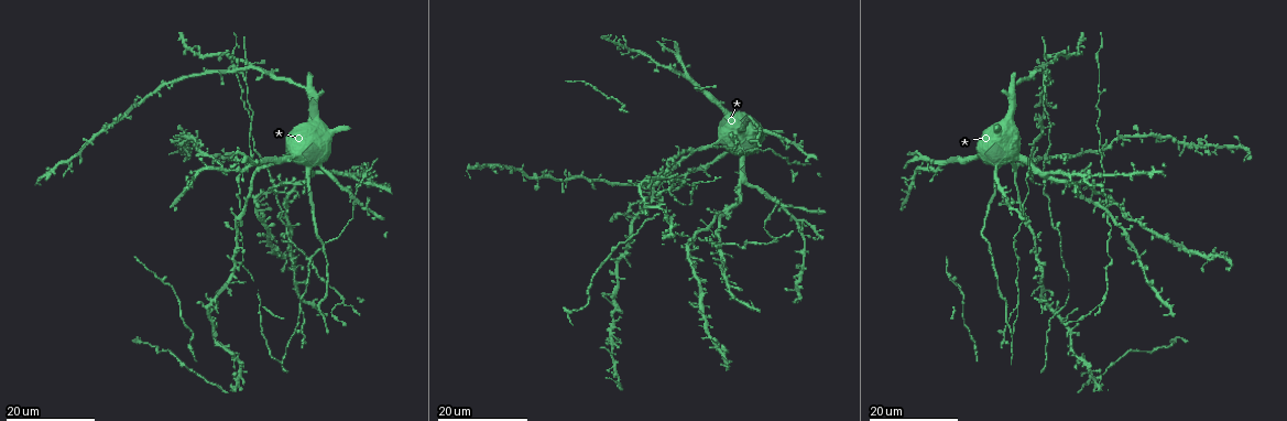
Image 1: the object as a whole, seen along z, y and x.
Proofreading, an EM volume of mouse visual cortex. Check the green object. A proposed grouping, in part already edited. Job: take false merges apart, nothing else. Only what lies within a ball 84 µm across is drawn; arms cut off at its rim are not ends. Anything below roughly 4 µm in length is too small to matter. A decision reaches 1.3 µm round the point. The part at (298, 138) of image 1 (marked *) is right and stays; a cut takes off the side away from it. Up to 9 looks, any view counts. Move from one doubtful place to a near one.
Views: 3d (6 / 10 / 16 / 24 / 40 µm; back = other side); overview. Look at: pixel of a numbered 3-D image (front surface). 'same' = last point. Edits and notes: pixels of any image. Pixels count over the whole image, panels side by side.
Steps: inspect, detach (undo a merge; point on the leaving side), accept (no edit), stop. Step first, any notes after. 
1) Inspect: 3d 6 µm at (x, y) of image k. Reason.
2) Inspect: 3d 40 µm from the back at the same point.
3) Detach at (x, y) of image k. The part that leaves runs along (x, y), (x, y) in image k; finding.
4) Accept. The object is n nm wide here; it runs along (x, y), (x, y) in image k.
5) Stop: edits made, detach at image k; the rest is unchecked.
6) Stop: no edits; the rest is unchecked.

Inspect: 3d 16 µm at (1065, 321) of image 1. Small branch off a trunk.

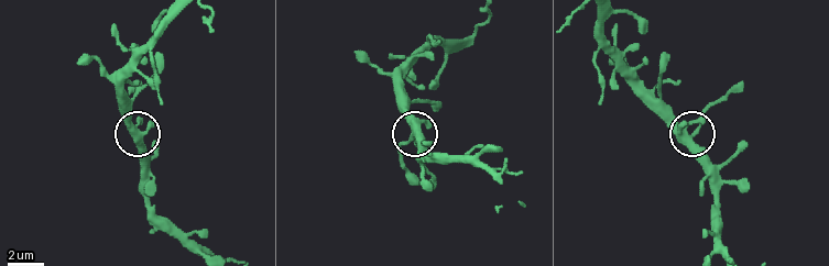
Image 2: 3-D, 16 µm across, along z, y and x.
Inspect: 3d 6 µm at (692, 136) of image 2. Closer look.

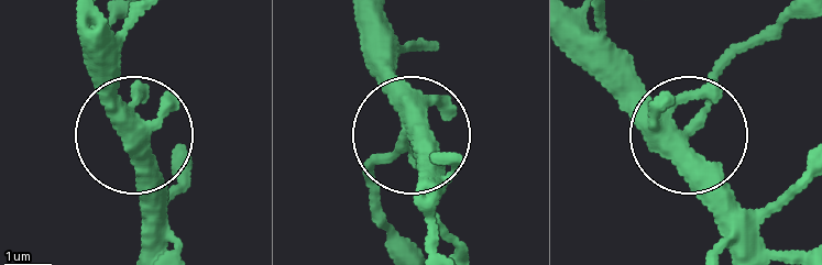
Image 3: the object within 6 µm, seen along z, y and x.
Accept. The side arm is 5 µm long; it runs along (576, 23), (682, 125), (749, 39) in image 3; one neuron here.

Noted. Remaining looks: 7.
Inspect: 3d 16 µm at (1015, 309) of image 1. Three-way junction.

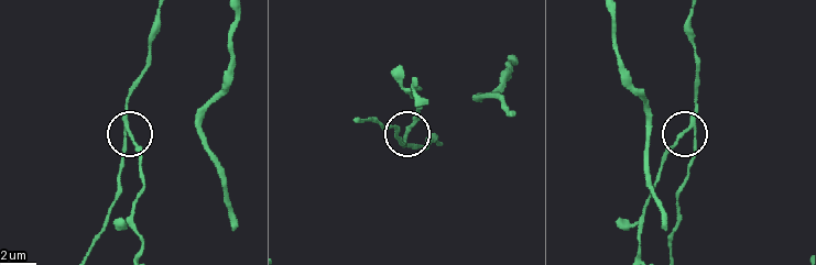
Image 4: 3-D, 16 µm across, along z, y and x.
Inspect: 3d 6 µm at (691, 128) of image 4.

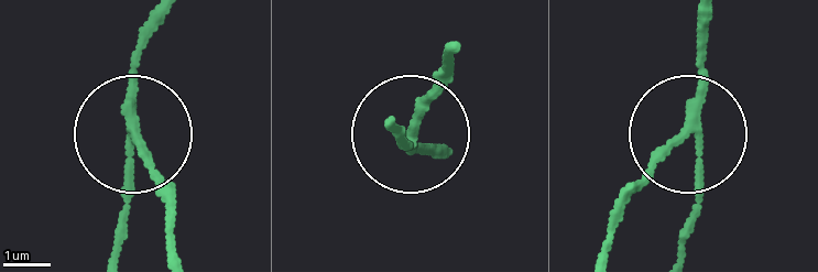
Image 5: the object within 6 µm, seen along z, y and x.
Detach at (151, 160) of image 5. The part that leaves runs along (135, 107), (171, 246) in image 5; two neurons meet here.

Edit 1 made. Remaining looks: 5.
Inspect: 3d 16 µm at (353, 202) of image 1. Three-way junction.

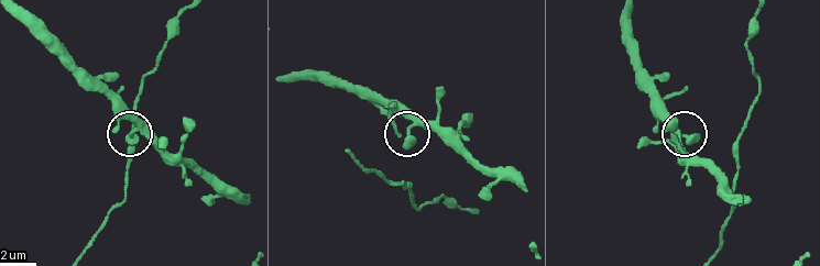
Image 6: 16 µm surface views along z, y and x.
Inspect: 3d 6 µm at (411, 125) of image 6.

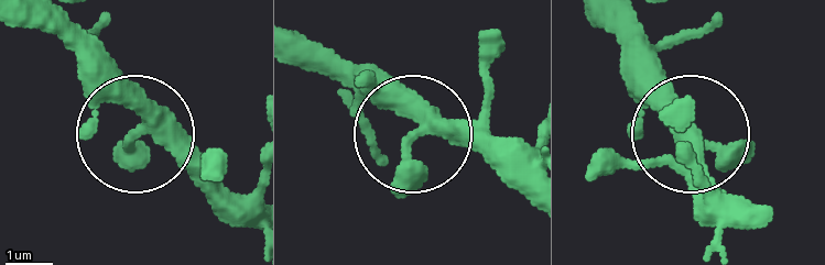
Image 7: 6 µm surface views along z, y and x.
Accept. The object is 340 nm wide here; it runs along (311, 42), (347, 58), (418, 129), (509, 141) in image 7; continuous, no second neuron.

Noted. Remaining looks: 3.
Inspect: 3d 24 µm at (1103, 302) of image 1. A fork.

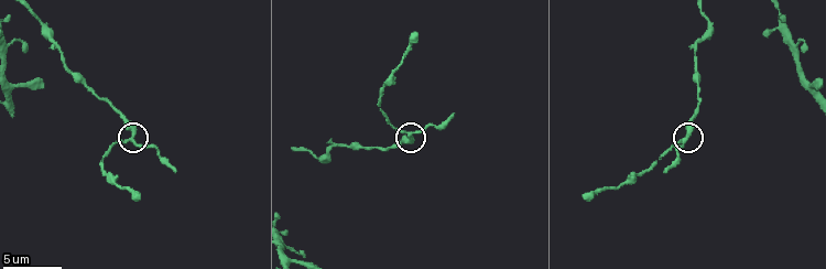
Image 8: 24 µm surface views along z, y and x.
Inspect: 3d 6 µm at (684, 141) of image 8. Closer look.

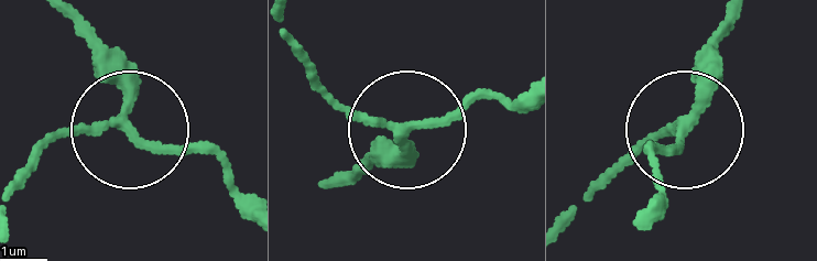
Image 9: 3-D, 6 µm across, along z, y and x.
Accept. The object is 190 nm wide here; it runs along (736, 19), (696, 113), (653, 158) in image 9; continuous, no second neuron.

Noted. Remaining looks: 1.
Stop: edits made, detach at image 5; the rest is unchecked.

